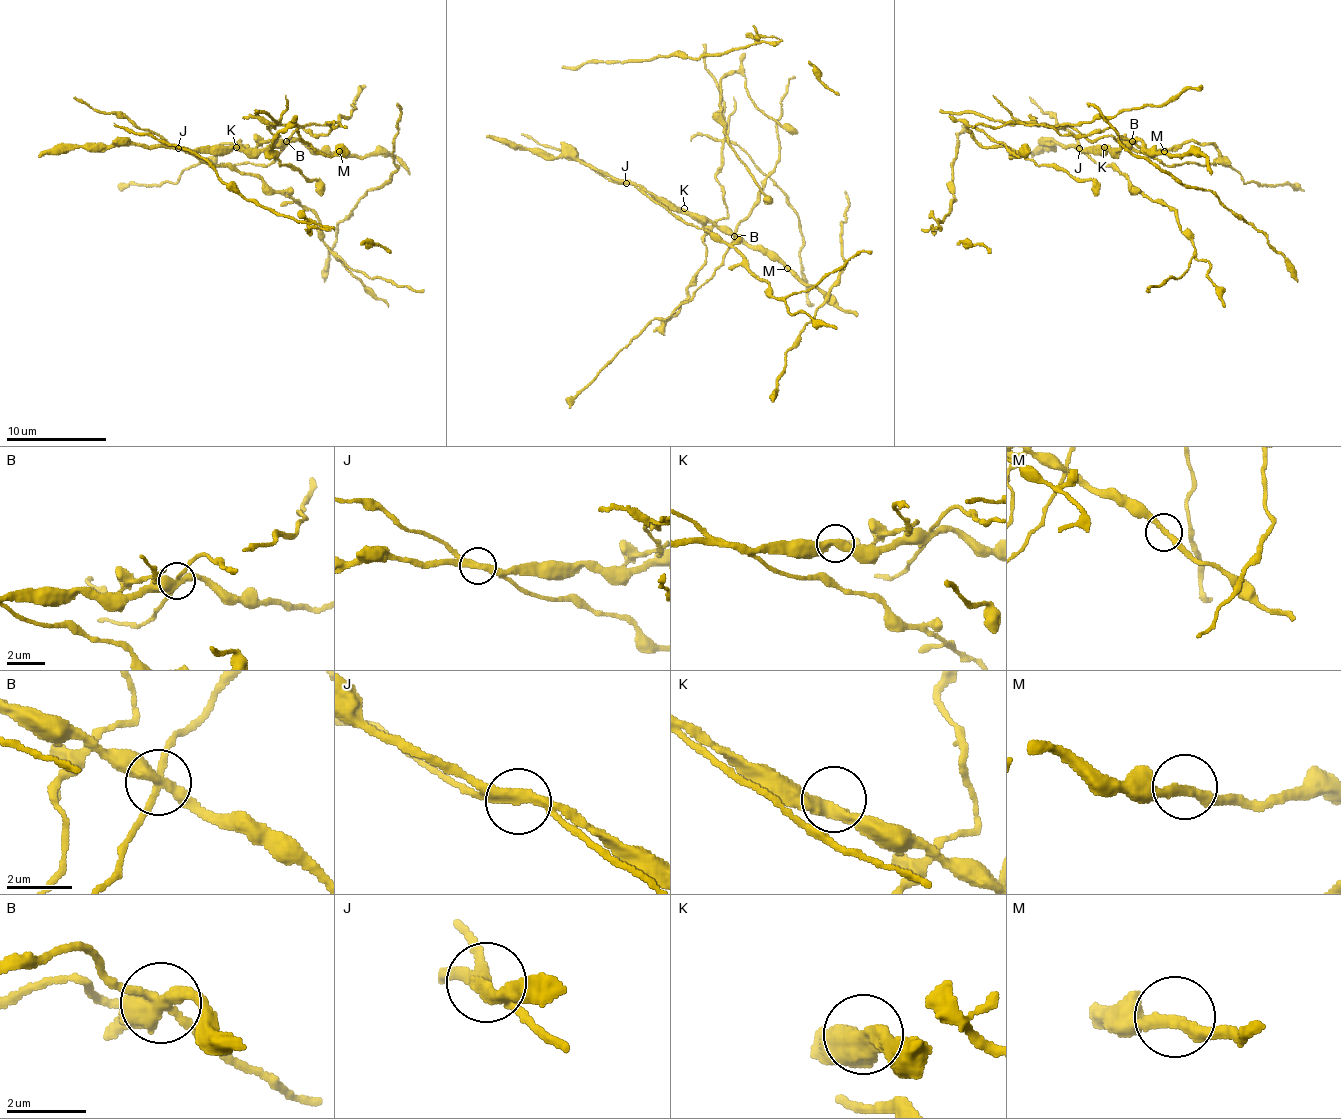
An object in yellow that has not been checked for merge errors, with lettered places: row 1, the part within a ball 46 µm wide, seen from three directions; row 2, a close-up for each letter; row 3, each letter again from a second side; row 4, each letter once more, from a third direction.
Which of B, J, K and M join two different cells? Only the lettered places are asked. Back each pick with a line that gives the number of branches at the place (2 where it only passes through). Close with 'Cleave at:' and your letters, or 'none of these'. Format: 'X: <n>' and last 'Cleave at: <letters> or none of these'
B: 4
J: 2
Cleave at: B, J

